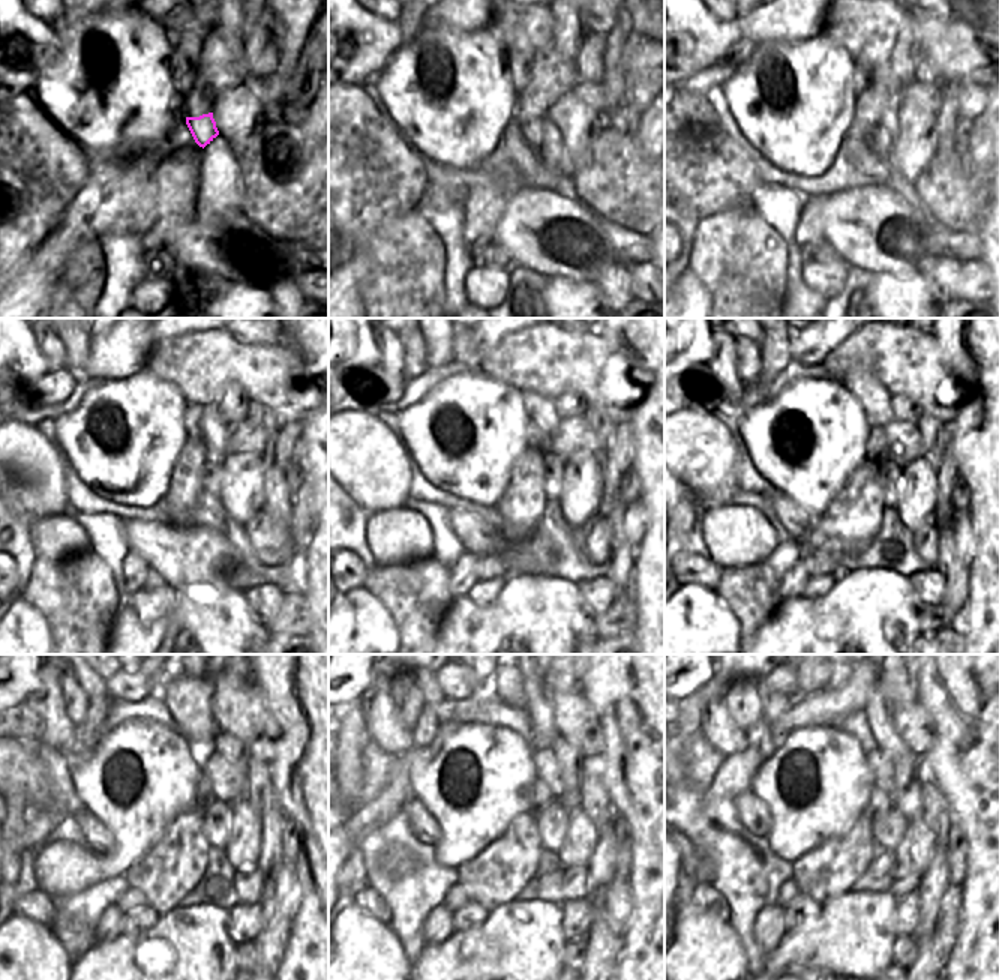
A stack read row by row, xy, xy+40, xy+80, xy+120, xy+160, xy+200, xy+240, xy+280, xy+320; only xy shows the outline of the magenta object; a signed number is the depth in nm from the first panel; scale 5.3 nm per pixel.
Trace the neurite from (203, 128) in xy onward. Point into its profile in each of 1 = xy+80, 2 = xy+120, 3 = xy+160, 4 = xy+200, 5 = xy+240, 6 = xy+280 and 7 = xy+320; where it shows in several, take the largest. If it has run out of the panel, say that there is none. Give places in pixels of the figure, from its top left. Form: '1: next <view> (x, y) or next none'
1: next xy+80 (881, 137)
2: next xy+120 (213, 471)
3: next xy+160 (554, 465)
4: next xy+200 (890, 474)
5: next xy+240 (218, 817)
6: next xy+280 (551, 821)
7: next xy+320 (888, 830)

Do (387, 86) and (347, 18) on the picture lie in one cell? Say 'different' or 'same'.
different

